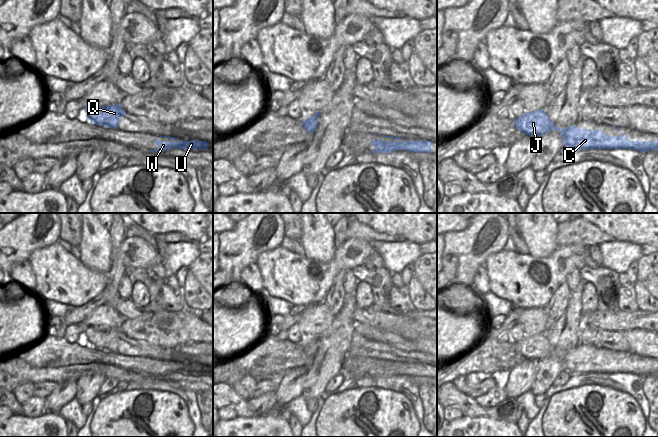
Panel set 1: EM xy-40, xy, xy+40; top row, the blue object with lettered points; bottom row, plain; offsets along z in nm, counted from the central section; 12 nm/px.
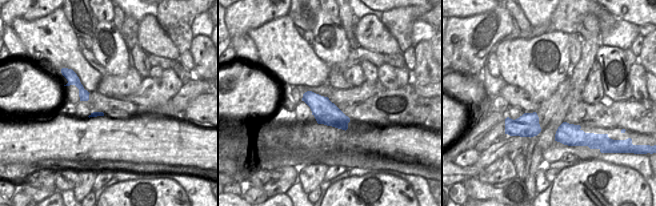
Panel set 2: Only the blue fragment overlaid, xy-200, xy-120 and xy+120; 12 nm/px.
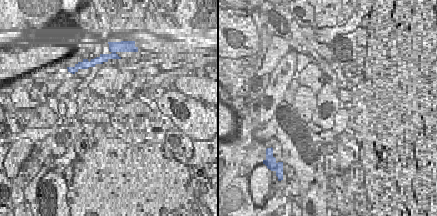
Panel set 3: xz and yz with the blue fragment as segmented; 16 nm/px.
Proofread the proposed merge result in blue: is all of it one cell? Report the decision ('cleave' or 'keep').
cleave

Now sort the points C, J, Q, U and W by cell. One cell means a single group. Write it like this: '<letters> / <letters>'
C J U W / Q

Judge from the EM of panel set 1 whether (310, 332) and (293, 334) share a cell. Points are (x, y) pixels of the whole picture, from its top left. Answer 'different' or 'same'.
different

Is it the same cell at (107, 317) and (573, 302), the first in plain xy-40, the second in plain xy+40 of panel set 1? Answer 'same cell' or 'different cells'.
different cells

